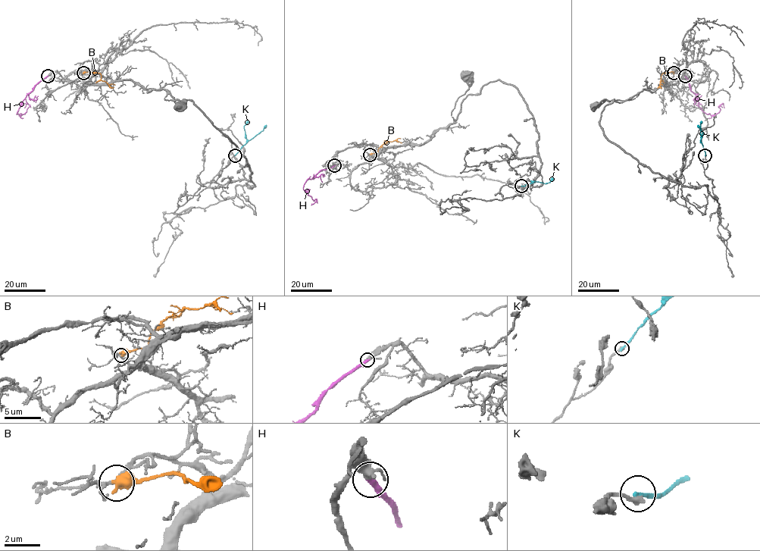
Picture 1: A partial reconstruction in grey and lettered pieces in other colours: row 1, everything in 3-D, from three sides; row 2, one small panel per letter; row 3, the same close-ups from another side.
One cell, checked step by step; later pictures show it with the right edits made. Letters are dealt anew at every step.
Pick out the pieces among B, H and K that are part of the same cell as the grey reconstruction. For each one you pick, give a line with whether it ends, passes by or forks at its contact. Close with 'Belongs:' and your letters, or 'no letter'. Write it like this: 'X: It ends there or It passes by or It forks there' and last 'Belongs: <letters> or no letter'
H: It ends there
Belongs: H

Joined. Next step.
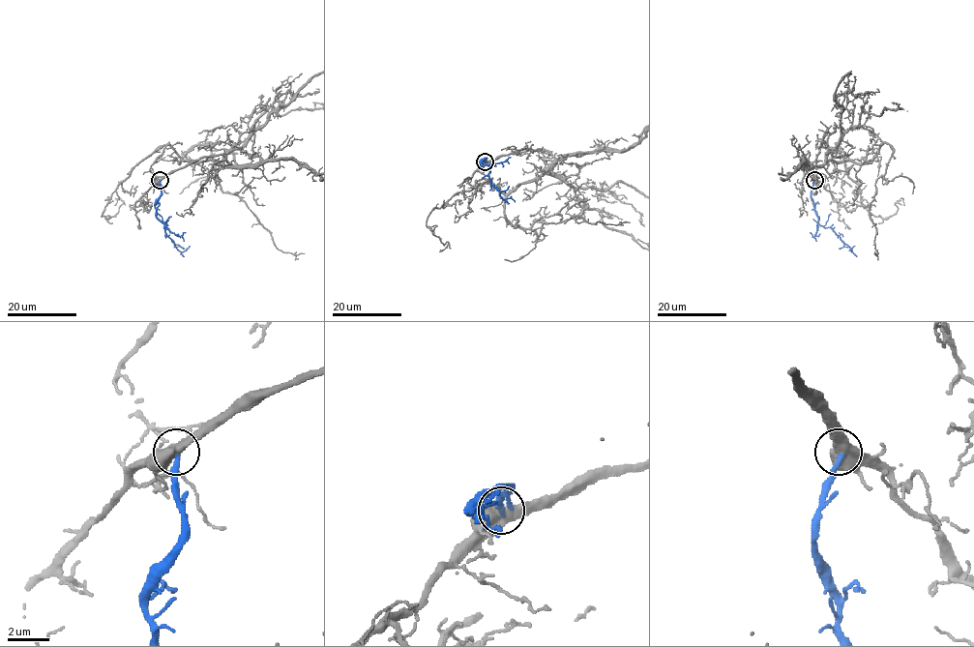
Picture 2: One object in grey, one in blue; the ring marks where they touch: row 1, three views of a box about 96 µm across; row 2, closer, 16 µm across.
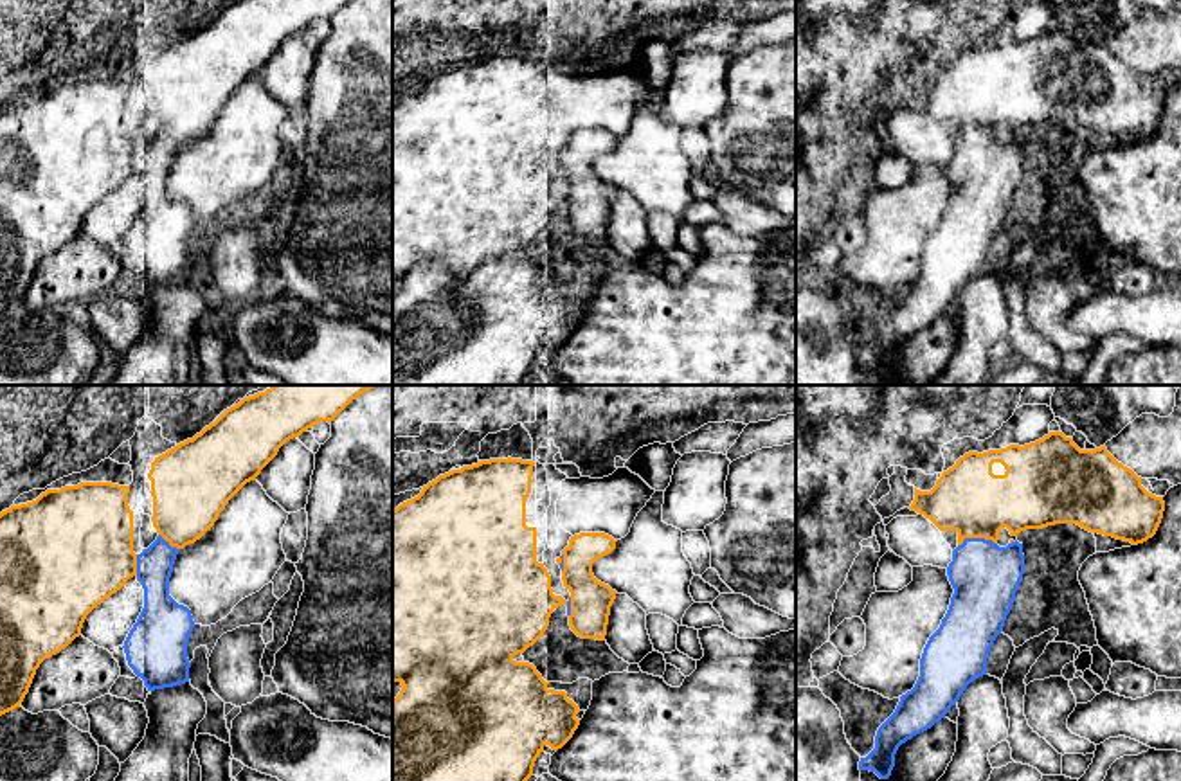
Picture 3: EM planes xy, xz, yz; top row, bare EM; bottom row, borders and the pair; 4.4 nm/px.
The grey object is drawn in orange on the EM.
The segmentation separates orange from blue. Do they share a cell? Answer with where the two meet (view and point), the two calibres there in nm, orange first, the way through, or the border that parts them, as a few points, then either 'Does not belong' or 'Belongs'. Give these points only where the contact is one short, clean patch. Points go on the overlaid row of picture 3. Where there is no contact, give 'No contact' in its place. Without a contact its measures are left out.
Touches orange at yz (976, 537). Thickness 300 nm (orange) against 300 nm. Belongs

